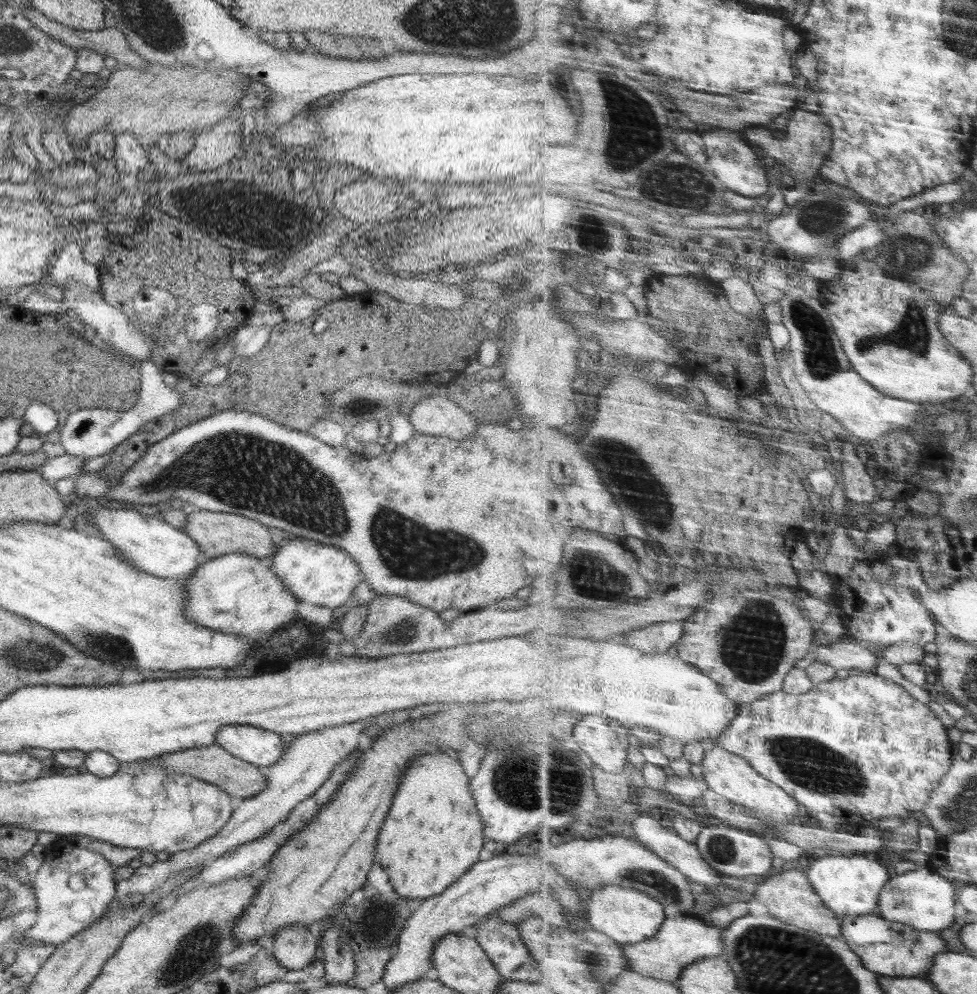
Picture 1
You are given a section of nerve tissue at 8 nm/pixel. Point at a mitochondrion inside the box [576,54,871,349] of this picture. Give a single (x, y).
(633, 145)

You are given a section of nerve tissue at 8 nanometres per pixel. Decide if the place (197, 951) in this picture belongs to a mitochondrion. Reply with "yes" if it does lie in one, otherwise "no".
yes

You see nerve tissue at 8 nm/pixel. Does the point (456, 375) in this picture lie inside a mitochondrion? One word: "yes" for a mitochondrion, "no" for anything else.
no

